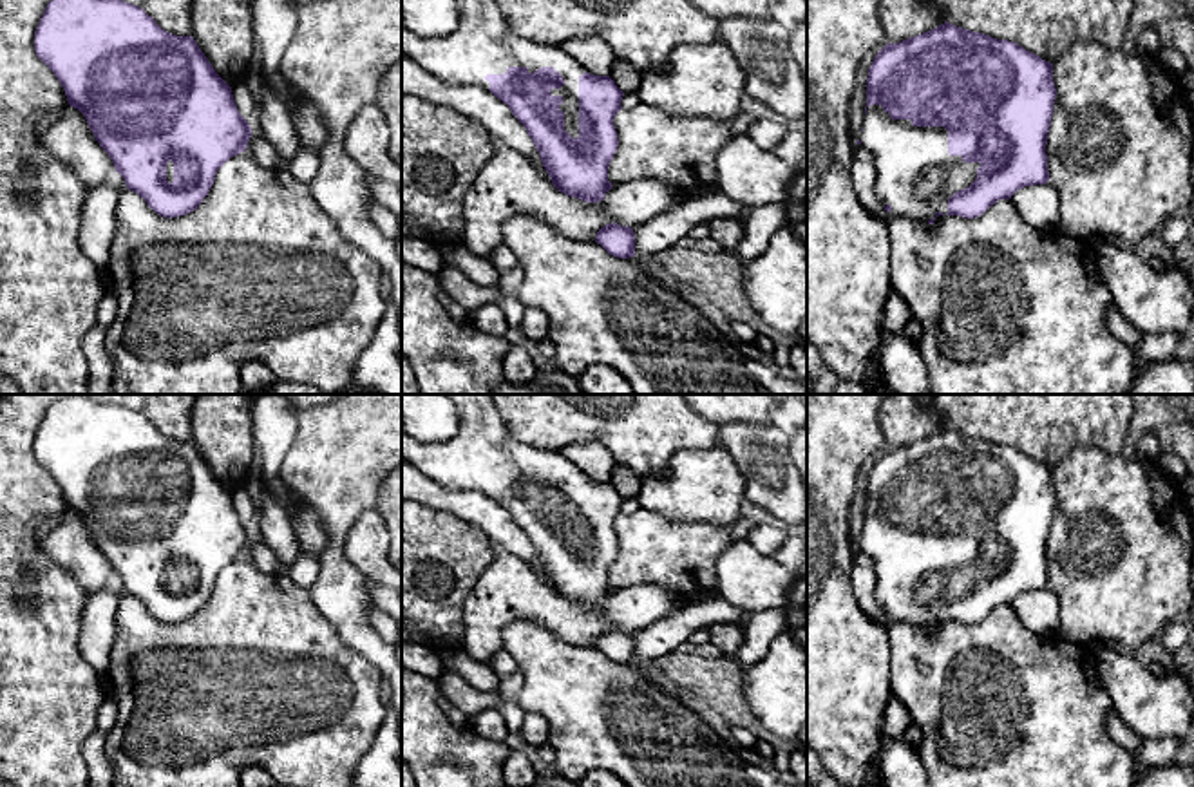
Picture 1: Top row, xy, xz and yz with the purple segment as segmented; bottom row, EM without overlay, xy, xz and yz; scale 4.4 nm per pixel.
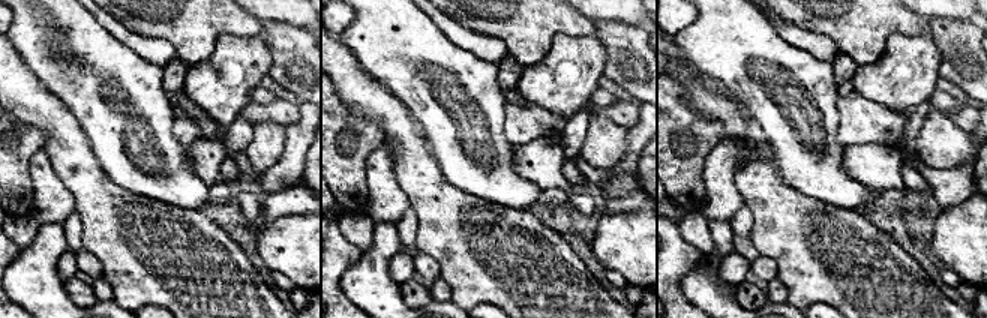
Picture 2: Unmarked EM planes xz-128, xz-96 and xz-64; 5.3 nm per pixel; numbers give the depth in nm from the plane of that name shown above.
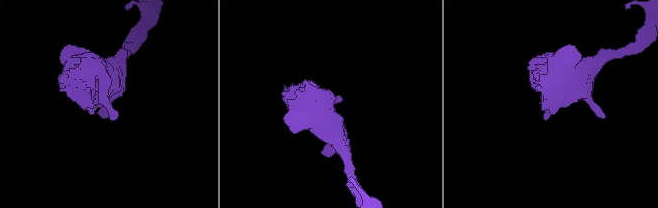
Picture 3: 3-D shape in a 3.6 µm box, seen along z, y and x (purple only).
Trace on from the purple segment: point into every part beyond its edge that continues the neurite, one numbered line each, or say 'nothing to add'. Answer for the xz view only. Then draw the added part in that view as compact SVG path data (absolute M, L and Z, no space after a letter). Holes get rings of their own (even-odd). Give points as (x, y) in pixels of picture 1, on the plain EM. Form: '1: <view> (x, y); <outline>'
1: xz (482, 449); M447 394L458 411L458 431L441 443L407 440L402 461L450 492L490 494L487 479L505 479L508 472L535 478L554 472L564 485L552 501L561 501L564 536L579 543L579 481L586 474L561 452L516 440L490 394Z

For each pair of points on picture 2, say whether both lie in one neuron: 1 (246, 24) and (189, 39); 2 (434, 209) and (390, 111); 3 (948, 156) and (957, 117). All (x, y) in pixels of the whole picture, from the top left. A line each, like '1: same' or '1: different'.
1: same
2: same
3: different

